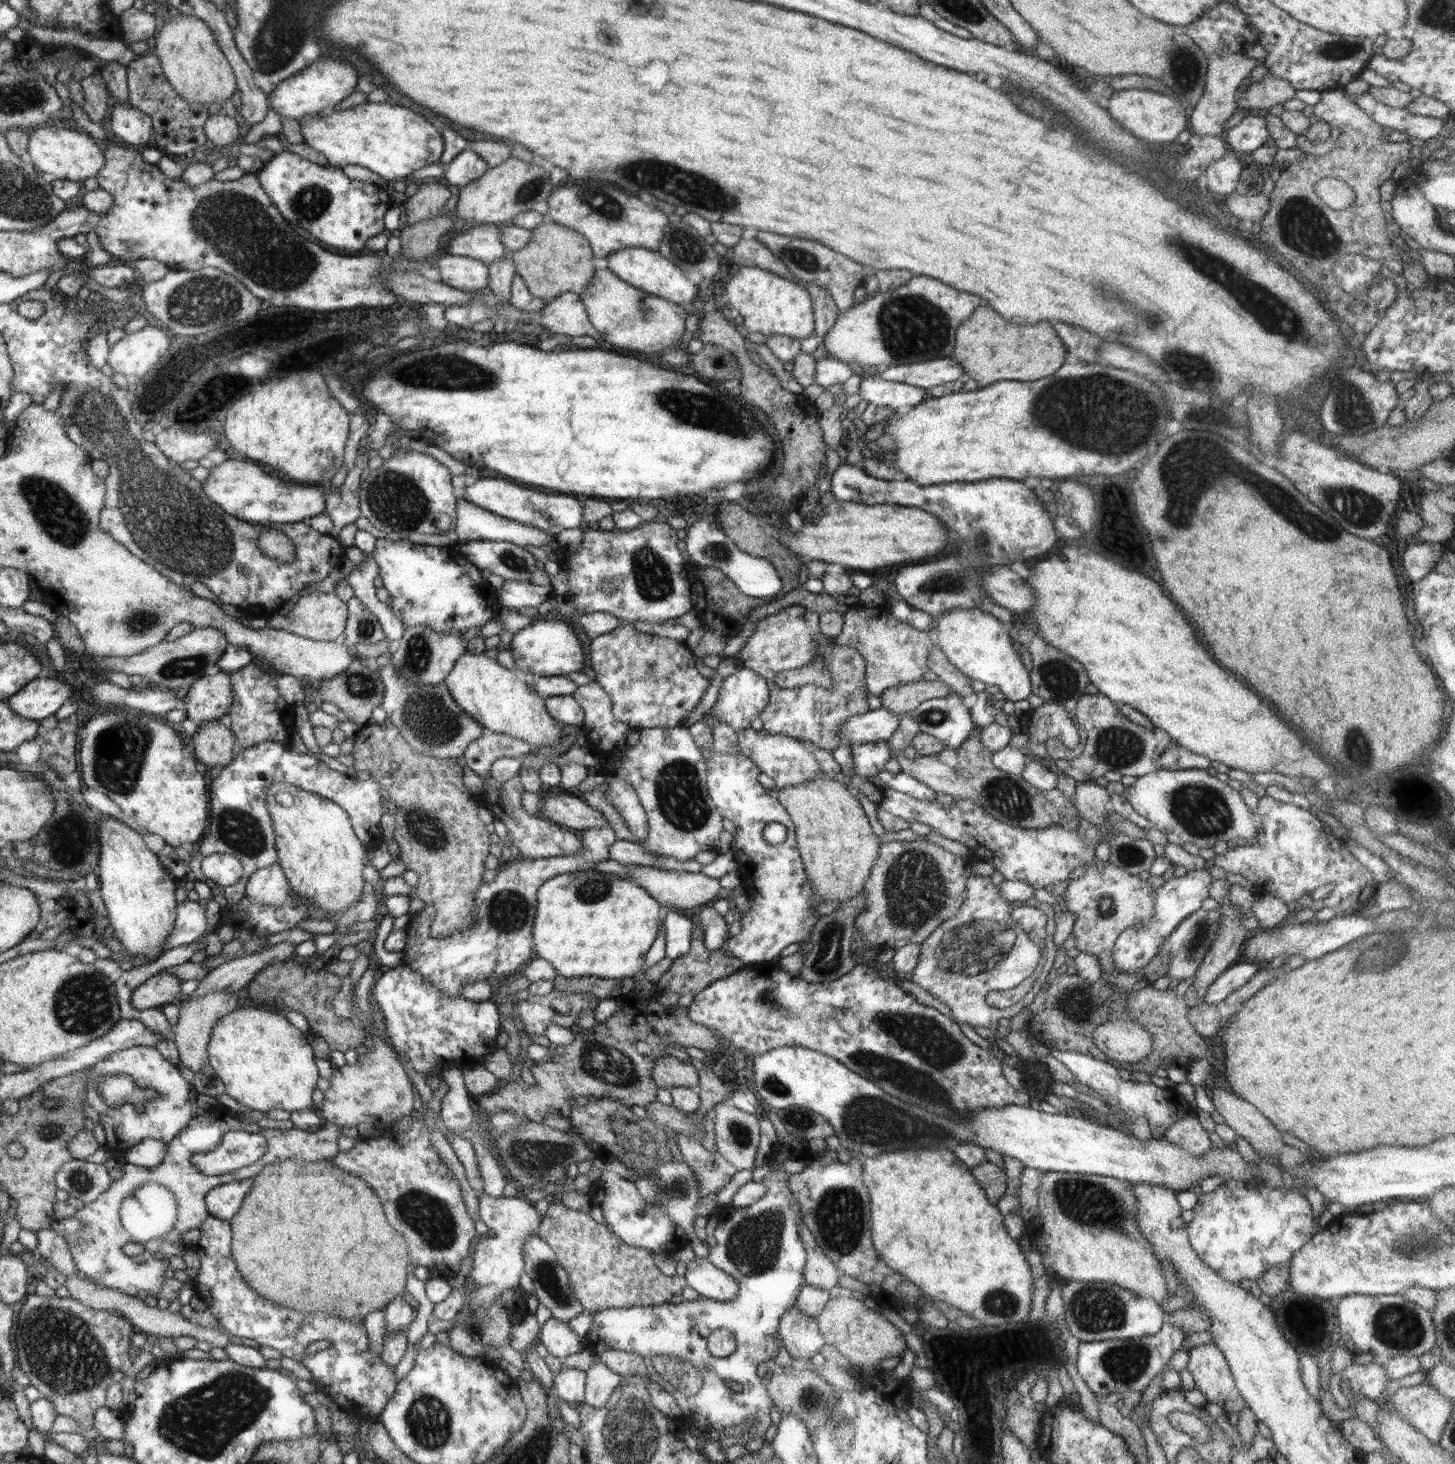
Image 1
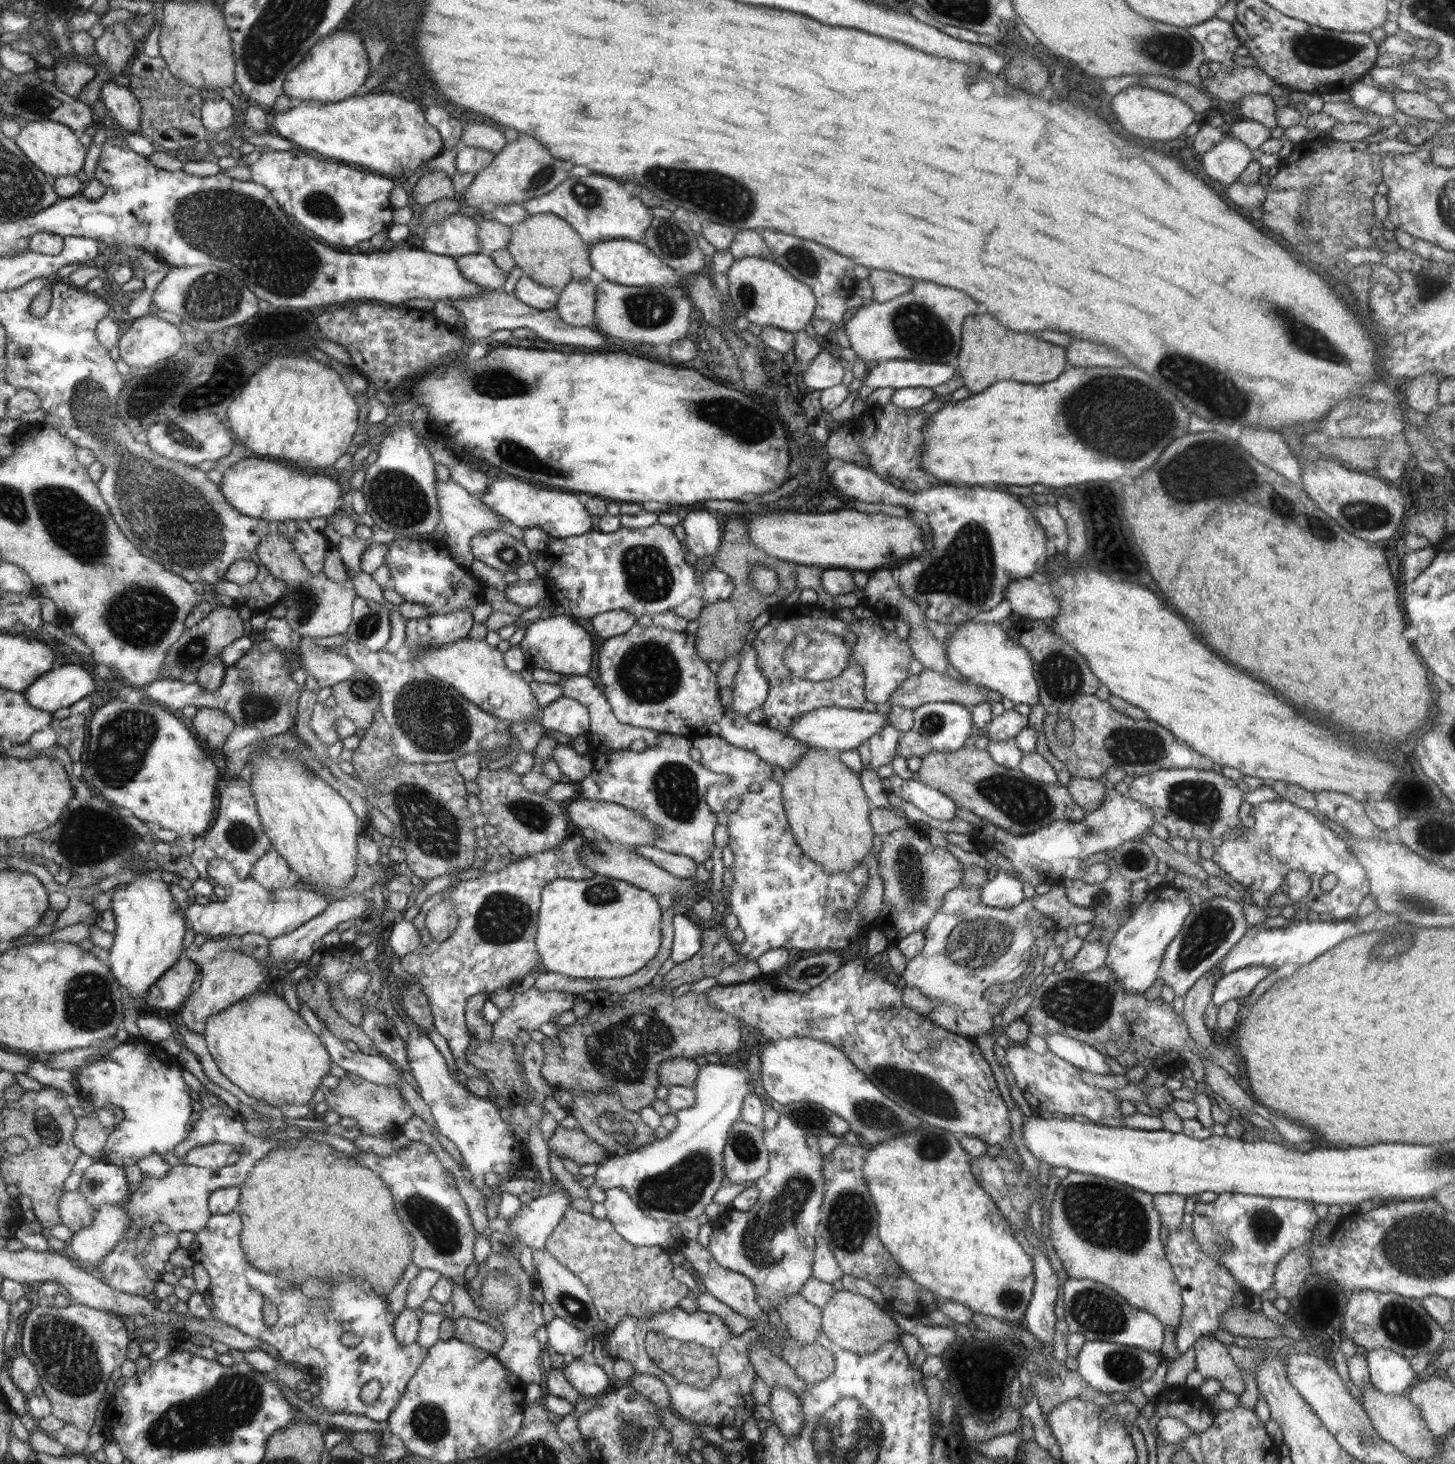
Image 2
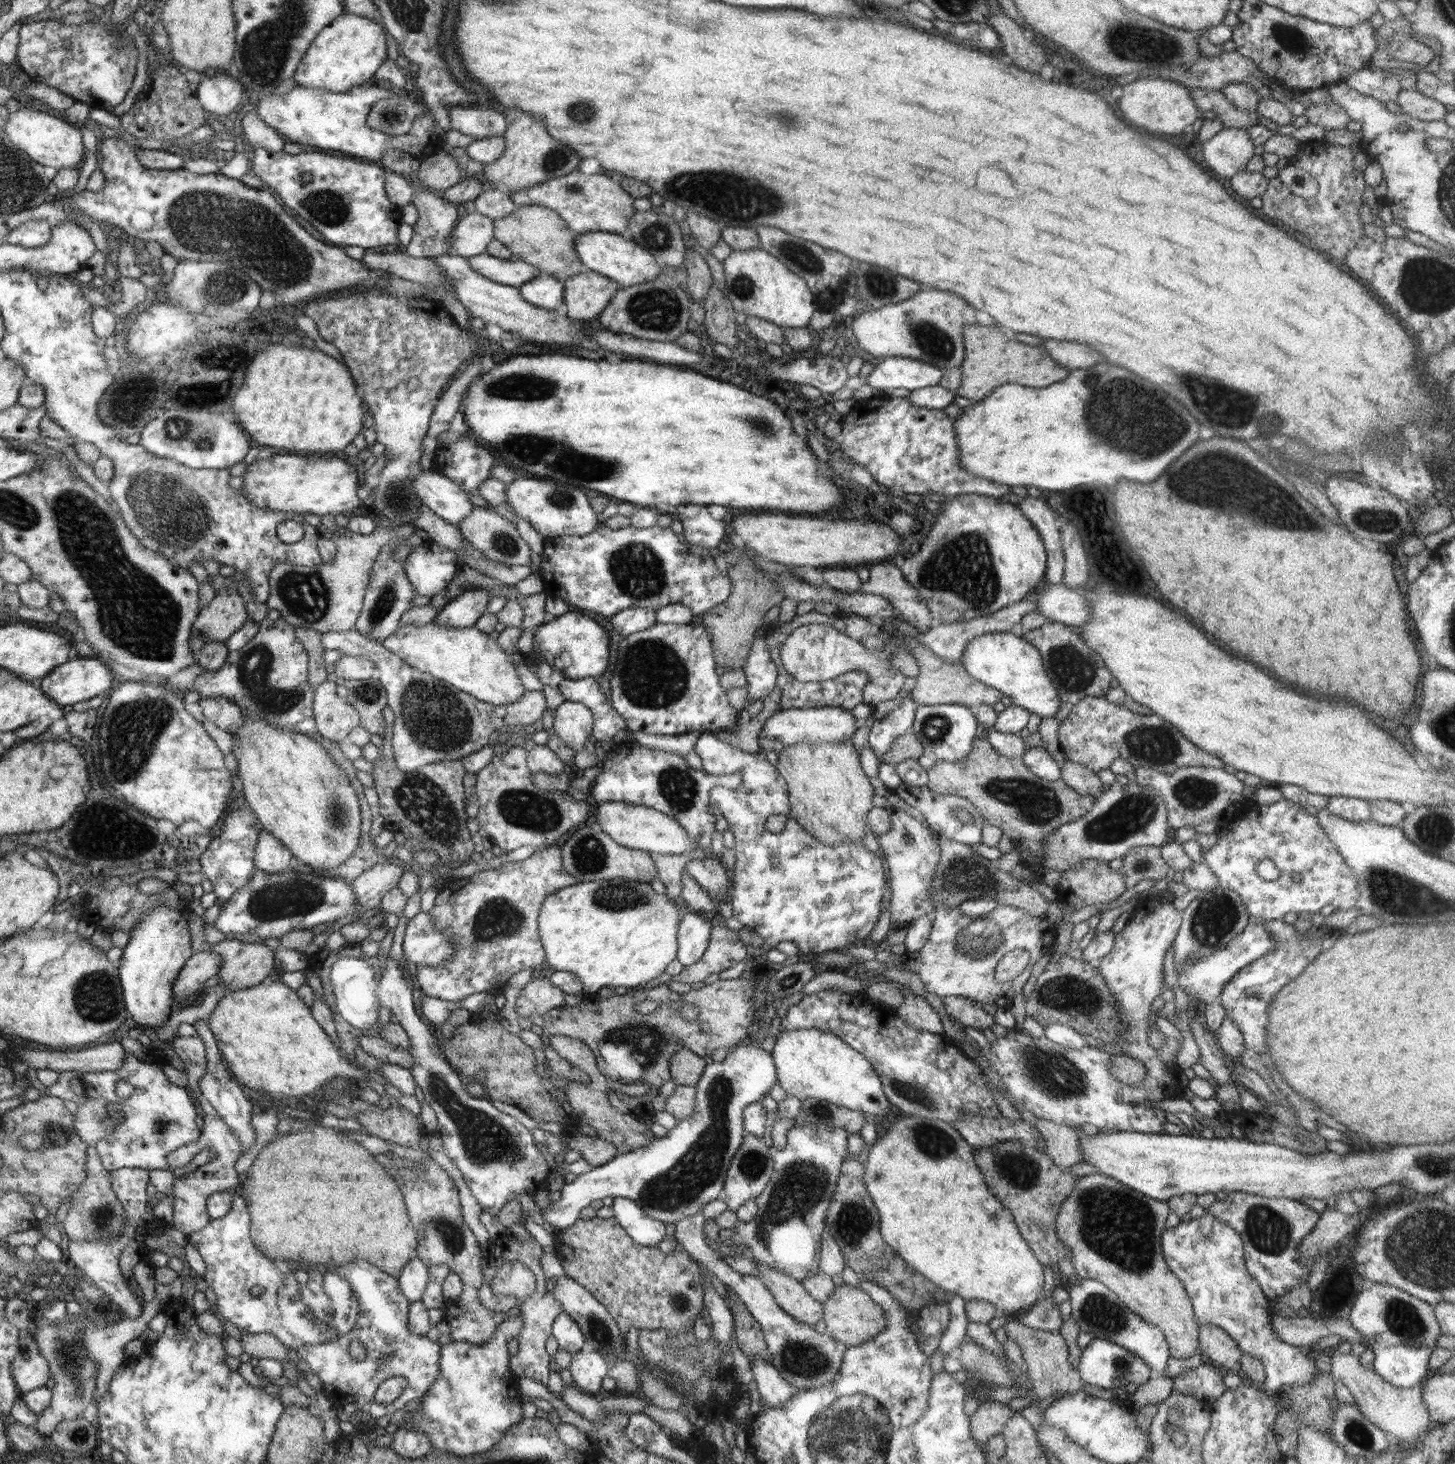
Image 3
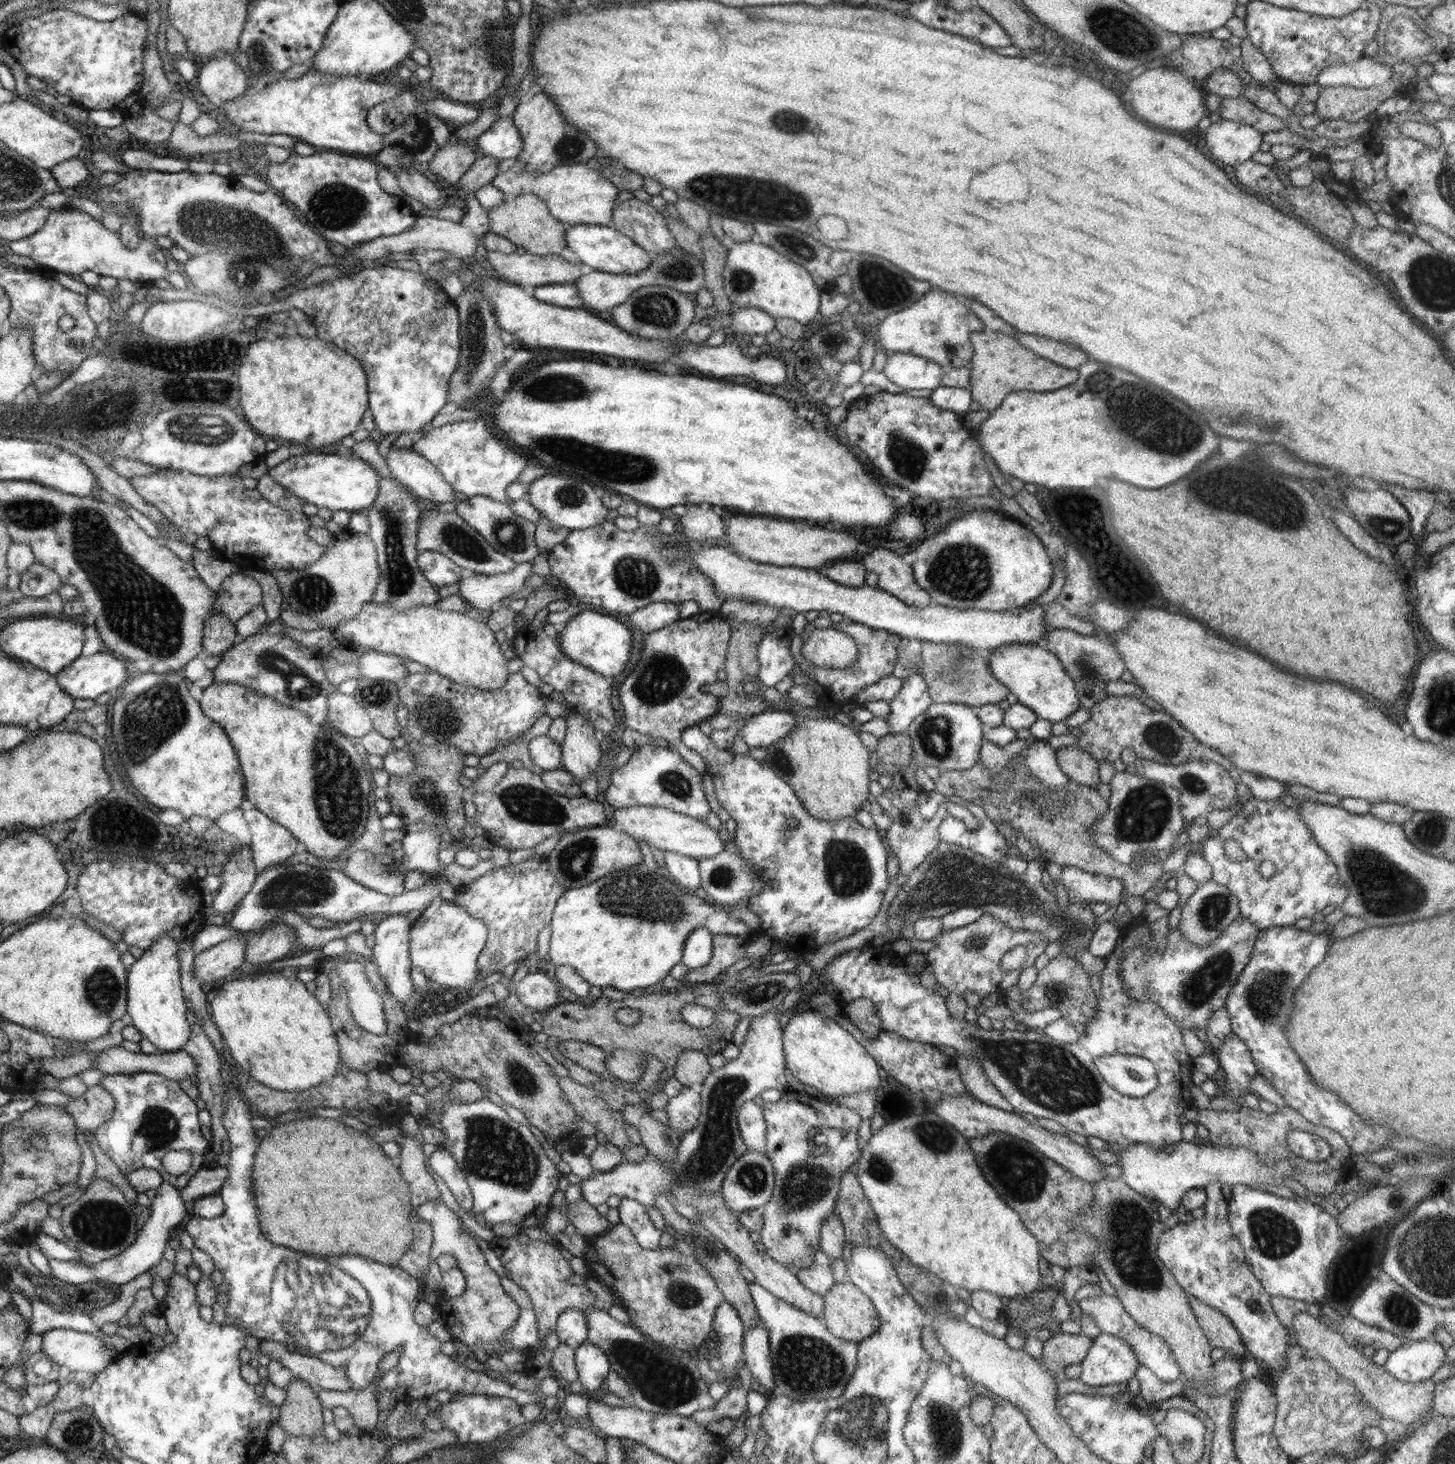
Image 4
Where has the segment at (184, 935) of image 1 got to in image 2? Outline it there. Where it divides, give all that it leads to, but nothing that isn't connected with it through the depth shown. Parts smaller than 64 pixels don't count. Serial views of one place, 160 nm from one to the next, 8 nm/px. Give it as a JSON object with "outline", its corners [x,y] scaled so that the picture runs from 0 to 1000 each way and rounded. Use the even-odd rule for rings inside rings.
{"outline":[[[150,587],[146,587],[143,592],[144,601],[146,603],[151,604],[157,609],[155,615],[149,615],[147,613],[142,617],[138,618],[133,615],[131,615],[129,620],[126,622],[126,626],[129,628],[129,634],[131,634],[133,638],[137,641],[150,641],[151,639],[155,639],[157,638],[164,639],[164,640],[170,637],[175,637],[176,638],[180,638],[184,641],[193,640],[195,638],[203,635],[205,633],[208,633],[210,629],[219,626],[223,623],[224,619],[225,619],[223,610],[217,610],[217,607],[212,606],[210,608],[208,606],[199,606],[197,603],[195,606],[190,607],[190,608],[183,609],[183,607],[177,604],[175,600],[166,600],[162,597],[159,590],[155,589],[155,587]]]}

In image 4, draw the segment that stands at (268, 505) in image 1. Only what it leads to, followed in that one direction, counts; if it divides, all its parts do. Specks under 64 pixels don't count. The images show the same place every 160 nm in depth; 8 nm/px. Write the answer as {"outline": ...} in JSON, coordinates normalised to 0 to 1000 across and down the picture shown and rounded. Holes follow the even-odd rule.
{"outline":[[[211,309],[202,311],[192,316],[184,323],[187,328],[195,332],[199,338],[204,339],[209,343],[227,348],[249,348],[254,347],[260,339],[260,329],[262,327],[256,318],[246,313],[235,313],[230,310]]]}

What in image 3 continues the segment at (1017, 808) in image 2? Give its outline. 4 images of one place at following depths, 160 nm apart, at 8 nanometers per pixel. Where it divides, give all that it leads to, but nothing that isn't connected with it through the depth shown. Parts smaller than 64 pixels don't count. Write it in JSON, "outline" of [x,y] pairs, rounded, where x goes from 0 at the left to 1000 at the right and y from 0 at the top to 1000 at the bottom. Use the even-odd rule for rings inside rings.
{"outline":[[[675,502],[669,505],[665,516],[657,520],[643,519],[643,523],[637,527],[637,538],[642,541],[648,543],[656,543],[666,546],[674,557],[682,564],[686,564],[689,569],[692,570],[696,574],[702,576],[709,582],[716,582],[715,577],[718,574],[720,570],[724,568],[729,564],[741,560],[747,555],[751,553],[754,544],[745,544],[735,538],[730,532],[720,534],[719,532],[713,531],[704,522],[702,516],[693,518],[689,516]]]}

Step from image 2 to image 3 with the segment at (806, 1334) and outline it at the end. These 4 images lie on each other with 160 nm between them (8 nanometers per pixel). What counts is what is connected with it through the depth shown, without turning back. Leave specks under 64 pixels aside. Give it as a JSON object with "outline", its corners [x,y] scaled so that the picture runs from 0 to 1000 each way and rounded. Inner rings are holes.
{"outline":[[[522,865],[522,867],[522,870],[520,872],[528,879],[528,881],[532,886],[533,890],[539,896],[541,896],[544,900],[546,900],[551,904],[556,904],[557,906],[560,906],[562,902],[565,902],[566,896],[566,890],[558,887],[553,878],[551,878],[551,875],[528,865]]]}

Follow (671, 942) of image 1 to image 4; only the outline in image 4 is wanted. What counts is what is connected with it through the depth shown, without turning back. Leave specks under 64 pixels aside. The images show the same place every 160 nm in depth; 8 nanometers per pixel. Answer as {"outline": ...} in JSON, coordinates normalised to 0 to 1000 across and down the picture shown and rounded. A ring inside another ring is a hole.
{"outline":[[[480,633],[470,643],[469,657],[474,662],[479,662],[488,657],[489,651],[490,638],[484,633]]]}

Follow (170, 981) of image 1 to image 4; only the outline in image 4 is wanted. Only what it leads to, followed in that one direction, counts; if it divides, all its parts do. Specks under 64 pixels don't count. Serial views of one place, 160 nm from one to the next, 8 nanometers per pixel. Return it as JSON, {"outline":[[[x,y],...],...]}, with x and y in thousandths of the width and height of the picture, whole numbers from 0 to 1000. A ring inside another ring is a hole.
{"outline":[[[160,641],[134,653],[135,669],[142,675],[148,672],[168,656],[169,642]]]}

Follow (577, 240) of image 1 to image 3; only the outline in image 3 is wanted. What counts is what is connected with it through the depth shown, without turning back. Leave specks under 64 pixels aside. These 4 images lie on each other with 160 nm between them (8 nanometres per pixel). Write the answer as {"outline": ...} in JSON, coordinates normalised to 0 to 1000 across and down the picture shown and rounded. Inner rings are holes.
{"outline":[[[356,141],[352,146],[342,149],[339,152],[340,164],[345,165],[357,178],[367,181],[373,188],[384,191],[399,186],[401,178],[395,170],[396,161],[392,157],[390,151],[379,142]]]}

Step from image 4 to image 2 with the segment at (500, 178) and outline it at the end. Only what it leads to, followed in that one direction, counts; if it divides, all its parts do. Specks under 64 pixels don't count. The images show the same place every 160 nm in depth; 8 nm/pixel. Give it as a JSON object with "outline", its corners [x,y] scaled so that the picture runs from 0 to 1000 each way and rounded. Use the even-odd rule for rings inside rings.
{"outline":[[[416,120],[391,121],[381,130],[368,136],[363,136],[359,140],[364,147],[379,146],[390,151],[404,168],[420,163],[430,163],[441,166],[447,154],[449,145],[436,133],[430,131],[423,122]]]}

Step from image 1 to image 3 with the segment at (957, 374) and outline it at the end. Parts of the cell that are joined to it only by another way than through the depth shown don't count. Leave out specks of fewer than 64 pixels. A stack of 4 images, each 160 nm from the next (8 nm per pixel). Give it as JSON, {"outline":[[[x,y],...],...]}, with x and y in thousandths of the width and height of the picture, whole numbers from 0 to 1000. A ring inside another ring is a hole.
{"outline":[[[613,243],[603,246],[599,255],[595,258],[595,262],[610,268],[614,265],[630,266],[645,263],[648,258],[648,251],[633,246]]]}

